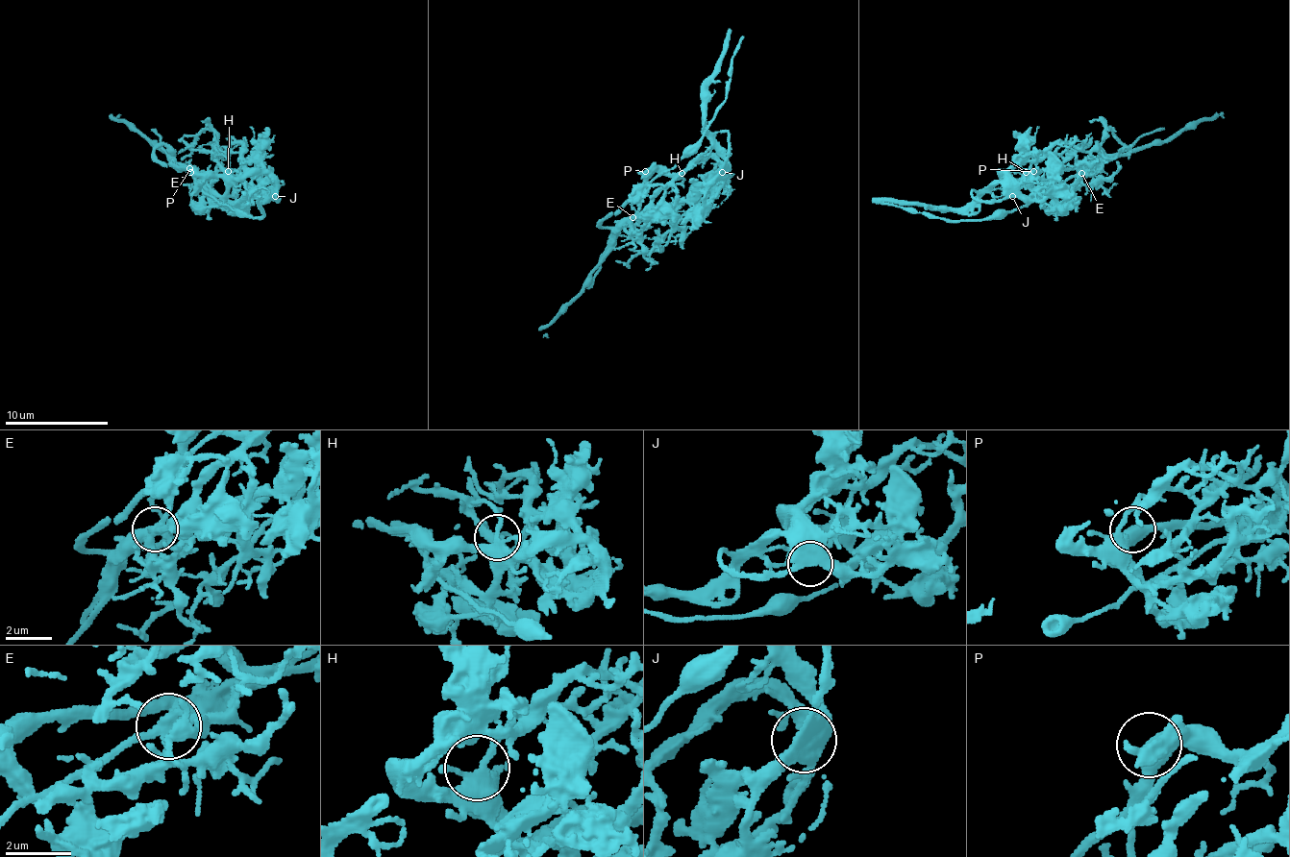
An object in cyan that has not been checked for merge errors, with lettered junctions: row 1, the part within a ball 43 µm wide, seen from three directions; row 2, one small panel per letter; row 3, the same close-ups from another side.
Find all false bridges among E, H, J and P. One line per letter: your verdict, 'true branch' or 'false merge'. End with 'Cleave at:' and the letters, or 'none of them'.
E: false merge
H: true branch
J: true branch
P: true branch
Cleave at: E

